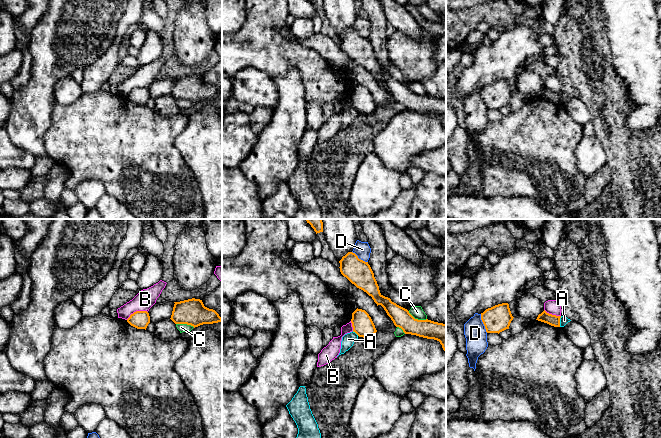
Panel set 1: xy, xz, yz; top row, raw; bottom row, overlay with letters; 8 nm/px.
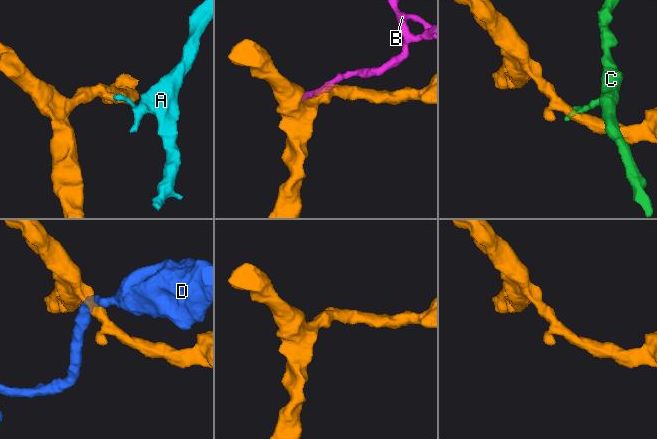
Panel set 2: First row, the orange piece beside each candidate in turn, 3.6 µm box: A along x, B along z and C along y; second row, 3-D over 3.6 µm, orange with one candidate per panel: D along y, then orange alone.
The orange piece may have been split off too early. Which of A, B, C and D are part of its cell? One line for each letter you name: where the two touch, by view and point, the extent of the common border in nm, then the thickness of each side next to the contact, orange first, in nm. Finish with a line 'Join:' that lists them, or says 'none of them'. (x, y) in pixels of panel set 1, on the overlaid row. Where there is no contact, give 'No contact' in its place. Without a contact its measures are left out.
Join: none of them

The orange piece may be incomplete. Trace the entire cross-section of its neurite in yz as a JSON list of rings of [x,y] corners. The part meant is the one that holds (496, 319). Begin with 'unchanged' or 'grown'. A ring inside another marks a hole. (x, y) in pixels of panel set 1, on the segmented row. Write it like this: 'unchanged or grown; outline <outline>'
unchanged; outline [[[508,303],[495,305],[481,313],[481,320],[487,333],[499,334],[509,329],[513,318]]]

